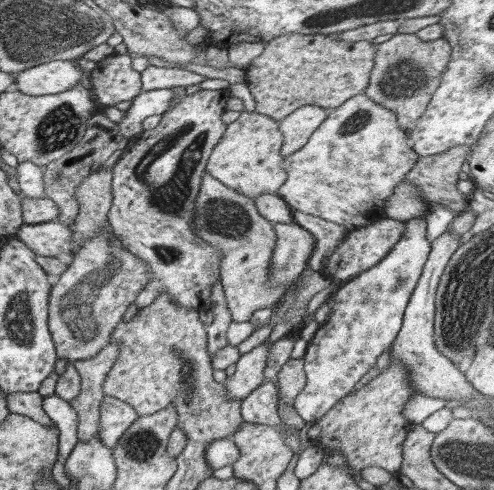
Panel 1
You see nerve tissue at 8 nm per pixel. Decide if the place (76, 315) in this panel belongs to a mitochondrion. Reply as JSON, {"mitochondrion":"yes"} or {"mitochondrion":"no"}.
{"mitochondrion":"yes"}

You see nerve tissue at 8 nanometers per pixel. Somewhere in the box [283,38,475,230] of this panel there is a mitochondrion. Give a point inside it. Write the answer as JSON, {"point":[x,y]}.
{"point":[403,78]}

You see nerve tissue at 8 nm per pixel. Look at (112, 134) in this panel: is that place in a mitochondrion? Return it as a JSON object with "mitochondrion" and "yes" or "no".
{"mitochondrion":"no"}

